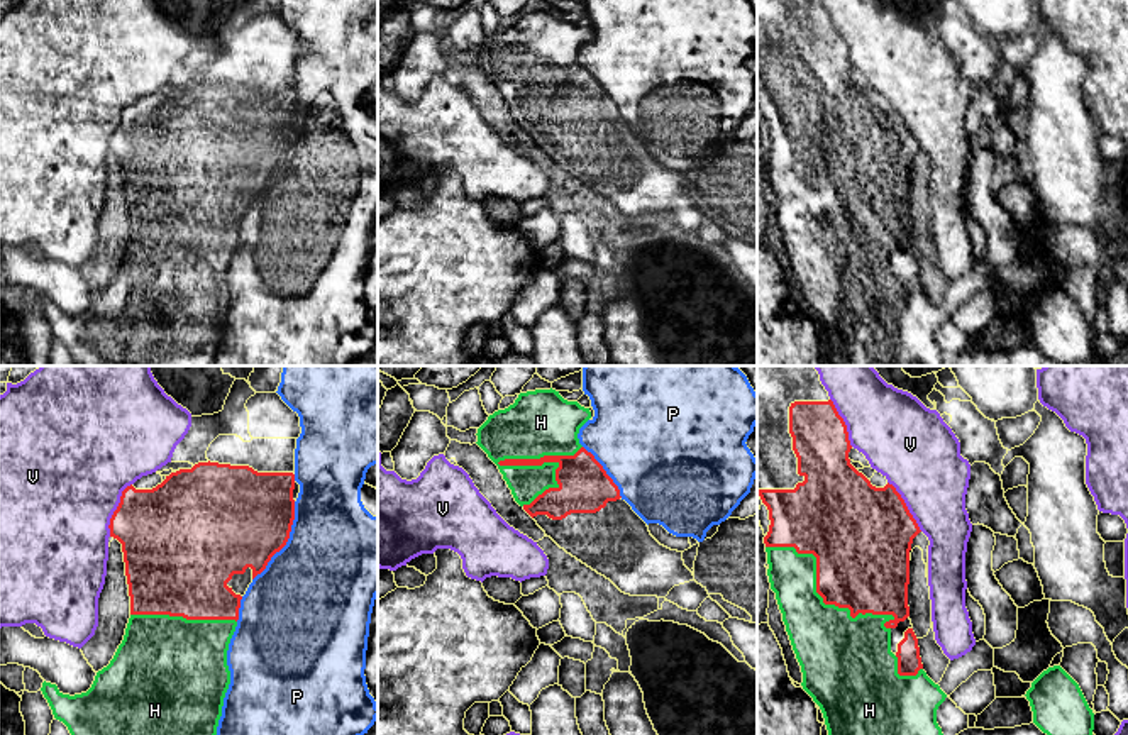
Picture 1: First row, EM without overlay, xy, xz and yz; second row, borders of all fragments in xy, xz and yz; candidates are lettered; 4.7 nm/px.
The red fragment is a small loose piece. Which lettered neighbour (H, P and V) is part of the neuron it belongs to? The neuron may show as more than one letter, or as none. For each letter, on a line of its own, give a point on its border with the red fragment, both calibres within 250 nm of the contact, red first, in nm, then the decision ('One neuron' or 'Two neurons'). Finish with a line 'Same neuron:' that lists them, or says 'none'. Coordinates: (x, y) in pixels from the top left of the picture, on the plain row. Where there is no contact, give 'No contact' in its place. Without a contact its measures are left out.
H: Touches red at xz (541, 78). Thickness 240 nm (red) against 320 nm. One neuron
P: Touches red at xy (287, 161). Thickness 480 nm (red) against 500 nm. Two neurons
V: Touches red at xy (116, 131). Thickness 420 nm (red) against 480 nm. Two neurons
Same neuron: H

